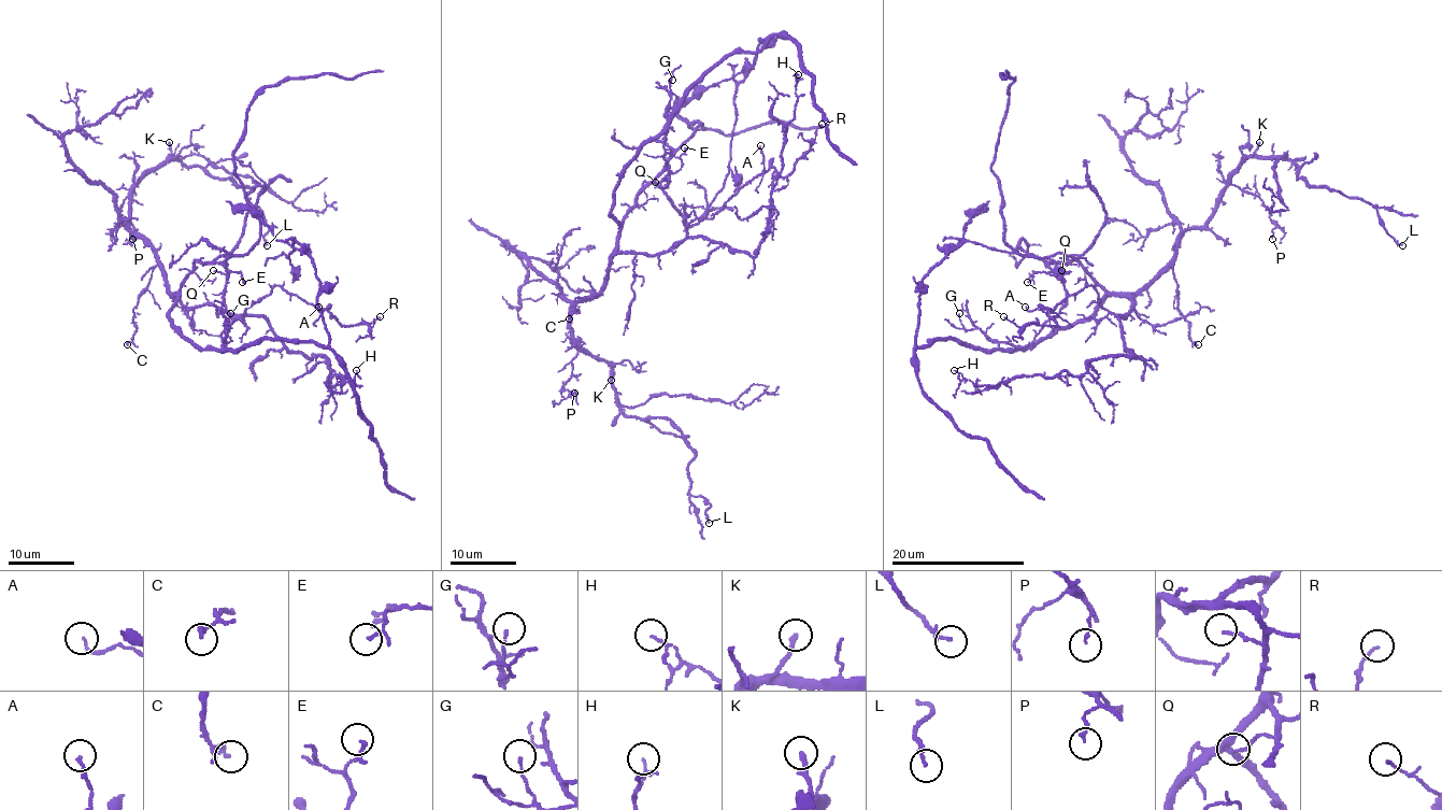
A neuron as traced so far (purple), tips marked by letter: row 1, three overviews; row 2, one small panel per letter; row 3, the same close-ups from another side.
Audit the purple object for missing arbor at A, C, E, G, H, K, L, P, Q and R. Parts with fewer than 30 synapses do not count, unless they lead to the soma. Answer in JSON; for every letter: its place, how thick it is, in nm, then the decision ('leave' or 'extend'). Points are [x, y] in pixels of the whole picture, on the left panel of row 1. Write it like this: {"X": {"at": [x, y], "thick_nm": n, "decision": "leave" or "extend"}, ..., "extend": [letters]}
{"A": {"at": [318, 307], "thick_nm": 120, "decision": "leave"}, "C": {"at": [127, 344], "thick_nm": 200, "decision": "leave"}, "E": {"at": [242, 282], "thick_nm": 100, "decision": "leave"}, "G": {"at": [230, 313], "thick_nm": 100, "decision": "leave"}, "H": {"at": [356, 370], "thick_nm": 80, "decision": "leave"}, "K": {"at": [169, 142], "thick_nm": 240, "decision": "leave"}, "L": {"at": [267, 245], "thick_nm": 200, "decision": "leave"}, "P": {"at": [132, 239], "thick_nm": 130, "decision": "leave"}, "Q": {"at": [213, 270], "thick_nm": 120, "decision": "leave"}, "R": {"at": [380, 316], "thick_nm": 110, "decision": "leave"}, "extend": []}

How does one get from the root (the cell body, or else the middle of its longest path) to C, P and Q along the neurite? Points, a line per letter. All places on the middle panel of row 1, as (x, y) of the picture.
C: (612, 205), (611, 217), (618, 232), (608, 283), (589, 298), (577, 298), (577, 310), (569, 318)
P: (612, 205), (618, 232), (608, 280), (571, 310), (571, 344), (577, 355), (562, 389), (574, 393)
Q: (612, 205), (611, 212), (620, 225), (633, 205), (633, 199), (666, 169), (669, 175), (655, 182)

